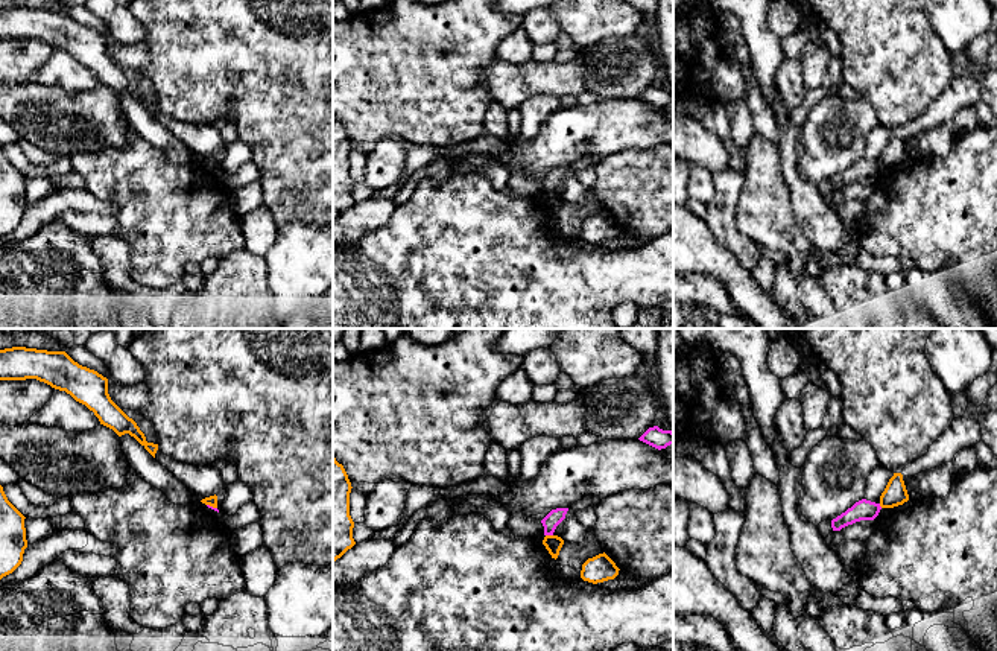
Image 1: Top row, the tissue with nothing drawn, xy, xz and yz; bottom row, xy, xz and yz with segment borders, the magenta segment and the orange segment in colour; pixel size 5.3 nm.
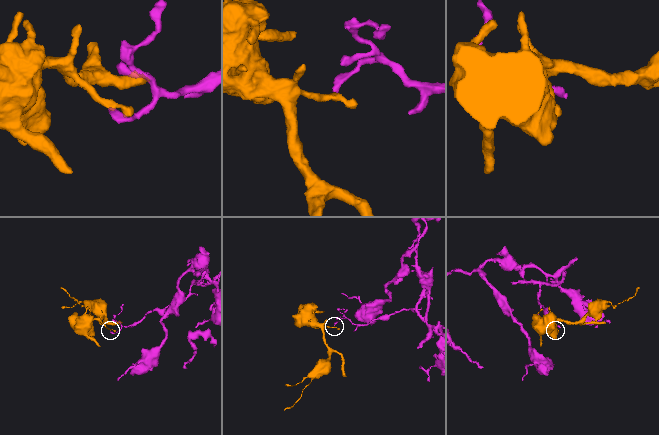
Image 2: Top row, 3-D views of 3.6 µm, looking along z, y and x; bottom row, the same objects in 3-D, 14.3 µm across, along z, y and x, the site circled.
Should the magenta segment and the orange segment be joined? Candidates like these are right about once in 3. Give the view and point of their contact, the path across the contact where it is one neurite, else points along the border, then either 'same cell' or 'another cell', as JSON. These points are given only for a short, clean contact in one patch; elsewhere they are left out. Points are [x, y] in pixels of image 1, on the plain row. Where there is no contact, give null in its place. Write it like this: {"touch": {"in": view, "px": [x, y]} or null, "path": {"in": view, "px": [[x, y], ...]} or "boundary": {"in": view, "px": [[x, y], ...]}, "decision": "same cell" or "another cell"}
{"touch": {"in": "xz", "px": [549, 193]}, "boundary": {"in": "xz", "px": [[546, 193], [552, 195]]}, "decision": "another cell"}

